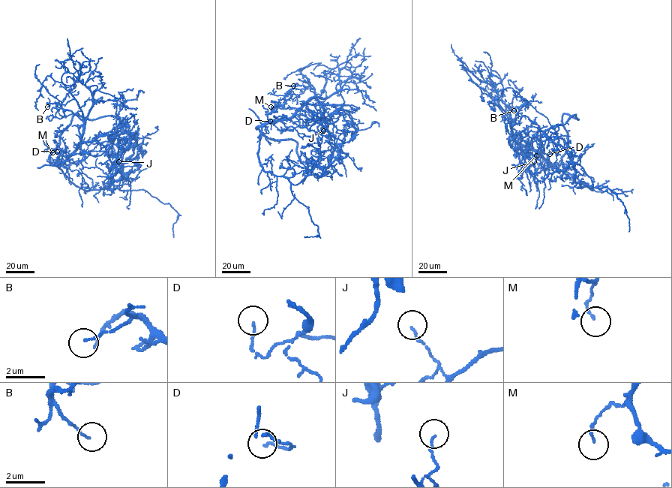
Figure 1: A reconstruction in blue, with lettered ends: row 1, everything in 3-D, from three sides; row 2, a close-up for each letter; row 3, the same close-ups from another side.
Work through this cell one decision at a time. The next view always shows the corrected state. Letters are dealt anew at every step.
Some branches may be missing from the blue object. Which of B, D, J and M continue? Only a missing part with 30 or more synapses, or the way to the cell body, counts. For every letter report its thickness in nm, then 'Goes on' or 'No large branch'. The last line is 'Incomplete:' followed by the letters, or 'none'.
B: Thickness 90 nm. No large branch
D: Thickness 90 nm. No large branch
J: Thickness 110 nm. No large branch
M: Thickness 110 nm. No large branch
Incomplete: none

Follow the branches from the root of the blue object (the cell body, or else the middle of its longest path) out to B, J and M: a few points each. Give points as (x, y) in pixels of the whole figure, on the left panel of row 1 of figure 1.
B: (58, 167), (74, 153), (83, 134), (83, 121), (70, 110), (64, 109), (57, 102), (50, 103), (47, 106)
J: (58, 167), (82, 143), (92, 140), (106, 147), (116, 173), (121, 165), (118, 161)
M: (58, 167), (59, 163), (56, 161), (59, 154), (55, 149), (52, 152)

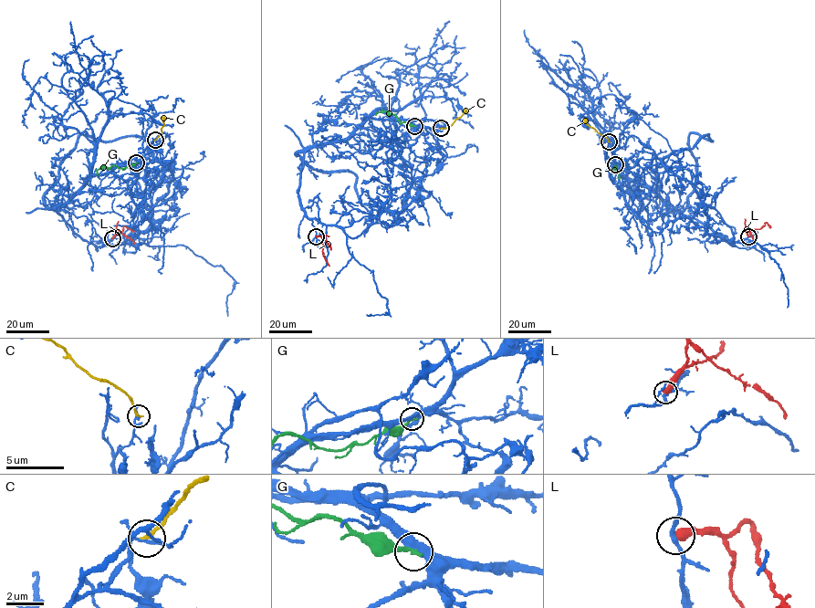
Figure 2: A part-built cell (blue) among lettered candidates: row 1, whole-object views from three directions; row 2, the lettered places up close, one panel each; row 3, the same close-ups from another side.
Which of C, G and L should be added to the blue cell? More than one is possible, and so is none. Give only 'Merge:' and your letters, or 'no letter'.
Merge: no letter

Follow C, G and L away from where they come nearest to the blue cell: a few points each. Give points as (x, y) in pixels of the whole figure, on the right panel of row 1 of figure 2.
C: (609, 141), (584, 119)
G: (615, 164), (617, 171), (612, 169), (618, 174), (618, 178)
L: (748, 236), (748, 231), (761, 228), (766, 223), (770, 226)

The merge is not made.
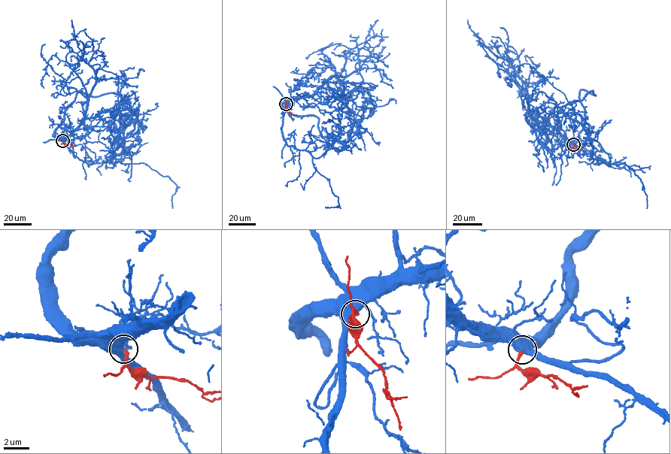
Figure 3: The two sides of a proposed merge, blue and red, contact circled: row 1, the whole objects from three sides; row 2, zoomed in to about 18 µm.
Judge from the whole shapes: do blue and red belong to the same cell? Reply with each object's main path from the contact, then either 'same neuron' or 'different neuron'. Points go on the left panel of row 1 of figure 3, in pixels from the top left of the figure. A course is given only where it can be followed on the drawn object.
blue runs (62, 140), (74, 155), (89, 164), (145, 163), (163, 176), (168, 177), (177, 186), (172, 196), (172, 208); red runs (62, 141), (74, 146); same neuron

